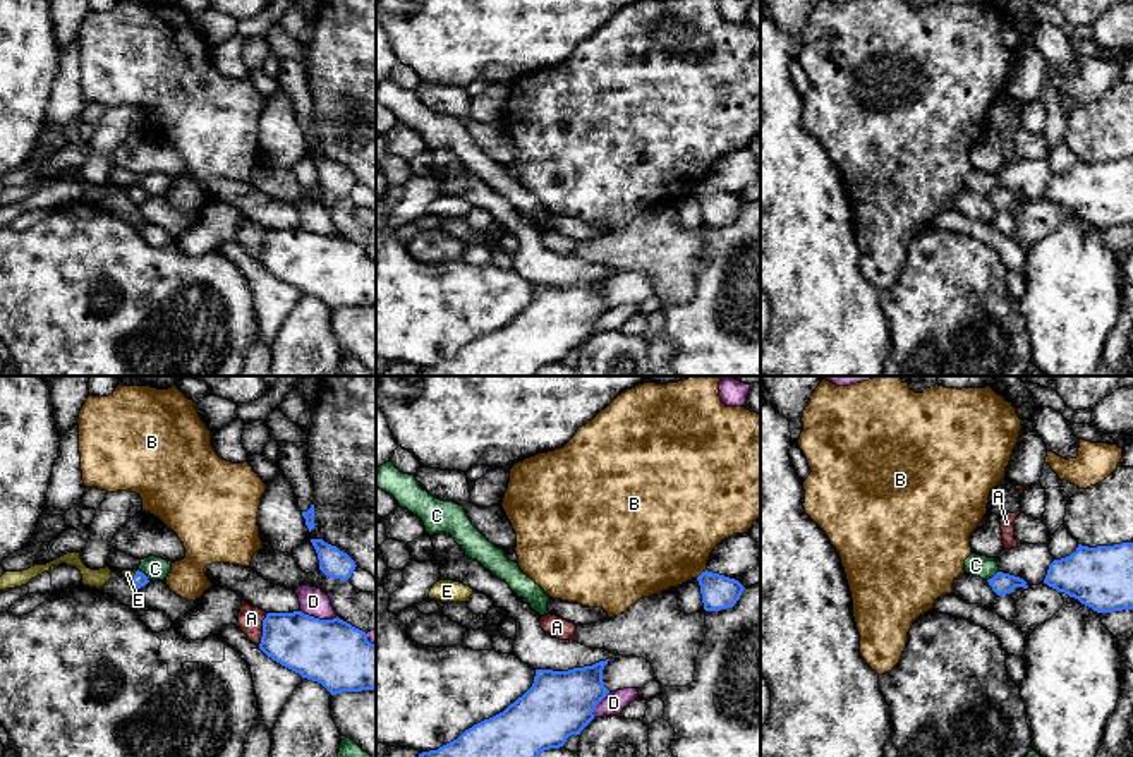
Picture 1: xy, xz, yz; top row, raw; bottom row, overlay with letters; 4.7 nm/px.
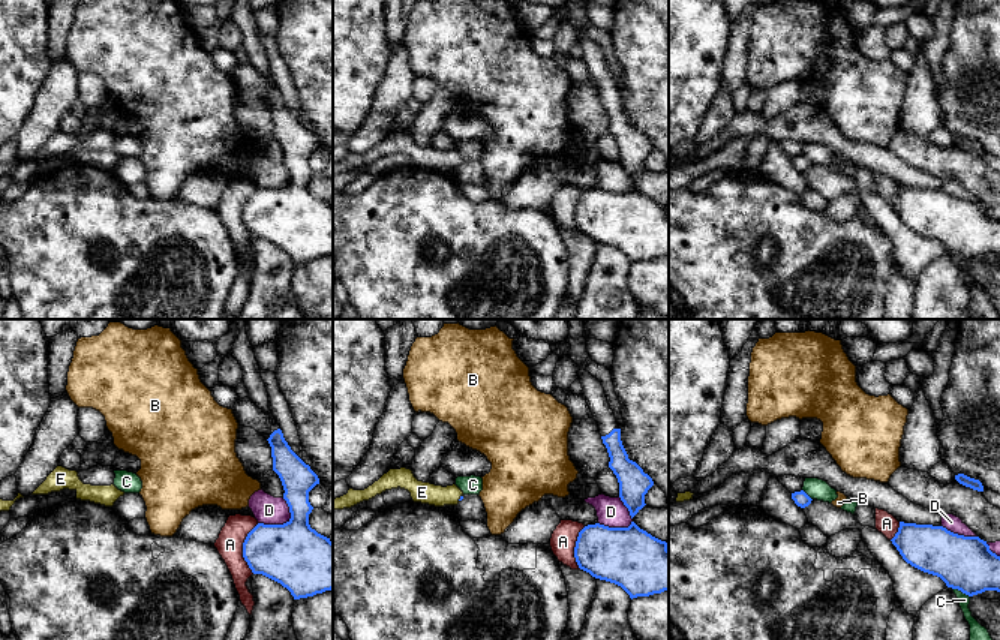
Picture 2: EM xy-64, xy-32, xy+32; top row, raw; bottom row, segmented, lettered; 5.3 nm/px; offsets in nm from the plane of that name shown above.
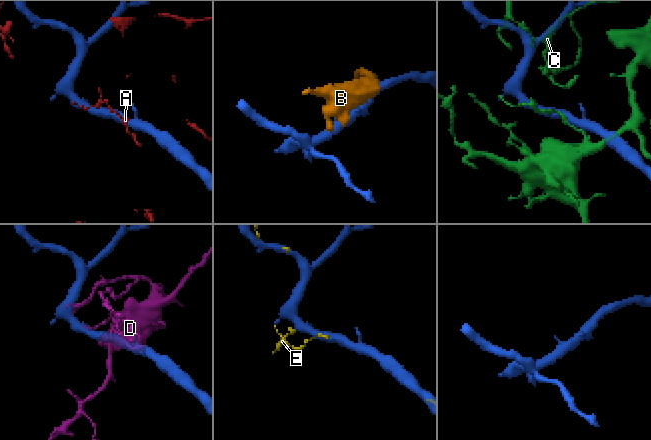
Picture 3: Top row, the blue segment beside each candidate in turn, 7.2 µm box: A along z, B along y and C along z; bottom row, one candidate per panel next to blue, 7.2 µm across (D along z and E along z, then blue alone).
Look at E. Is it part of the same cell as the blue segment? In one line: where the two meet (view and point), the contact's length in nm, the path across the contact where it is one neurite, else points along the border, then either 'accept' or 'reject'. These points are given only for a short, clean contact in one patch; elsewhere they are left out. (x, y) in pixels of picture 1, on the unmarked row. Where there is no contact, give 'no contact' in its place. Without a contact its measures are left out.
meets blue in xy at (133, 193); contact 70 nm long; accept

